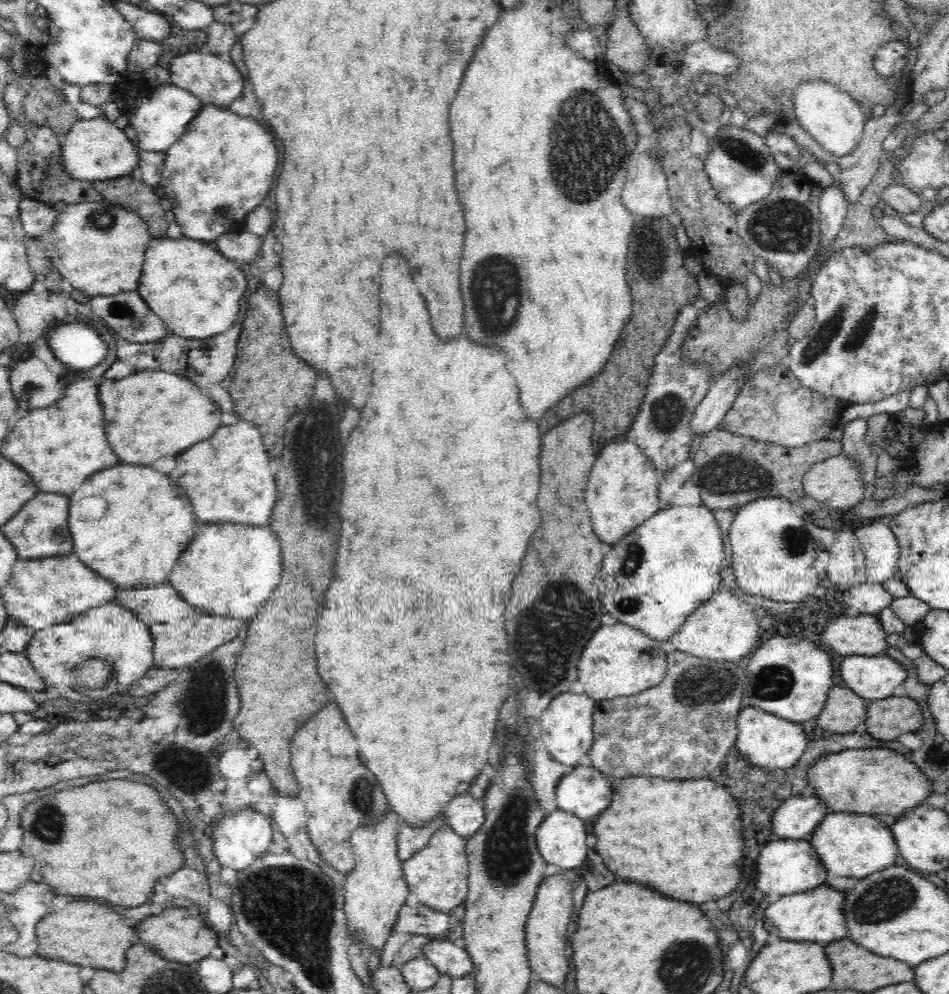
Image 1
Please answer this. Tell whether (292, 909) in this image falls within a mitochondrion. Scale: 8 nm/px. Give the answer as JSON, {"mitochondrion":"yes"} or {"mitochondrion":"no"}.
{"mitochondrion":"yes"}

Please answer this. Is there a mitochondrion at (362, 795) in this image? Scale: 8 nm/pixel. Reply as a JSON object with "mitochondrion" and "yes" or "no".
{"mitochondrion":"yes"}

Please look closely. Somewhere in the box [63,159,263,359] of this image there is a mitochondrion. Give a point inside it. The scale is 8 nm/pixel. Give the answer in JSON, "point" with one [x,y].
{"point":[102,219]}

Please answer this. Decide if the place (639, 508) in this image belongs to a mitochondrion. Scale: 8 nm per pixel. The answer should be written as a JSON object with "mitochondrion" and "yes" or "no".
{"mitochondrion":"no"}

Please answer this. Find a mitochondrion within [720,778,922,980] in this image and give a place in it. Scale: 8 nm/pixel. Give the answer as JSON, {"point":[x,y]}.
{"point":[886,899]}

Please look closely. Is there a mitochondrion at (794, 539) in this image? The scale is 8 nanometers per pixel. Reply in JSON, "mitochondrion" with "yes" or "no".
{"mitochondrion":"yes"}

